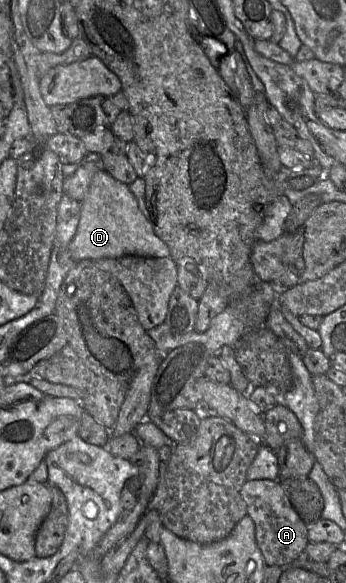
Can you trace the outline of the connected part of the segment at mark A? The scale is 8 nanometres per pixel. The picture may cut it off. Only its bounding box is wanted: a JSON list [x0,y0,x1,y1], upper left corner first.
[240,480,309,567]

